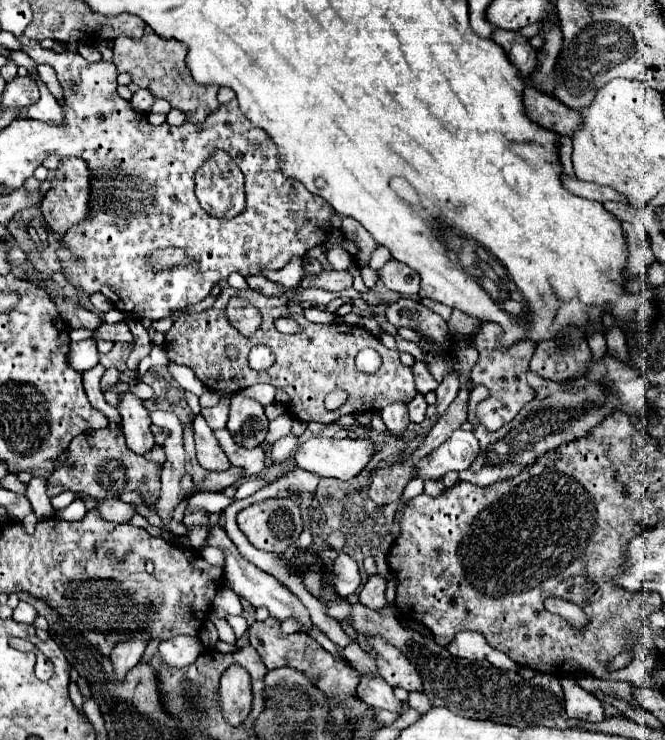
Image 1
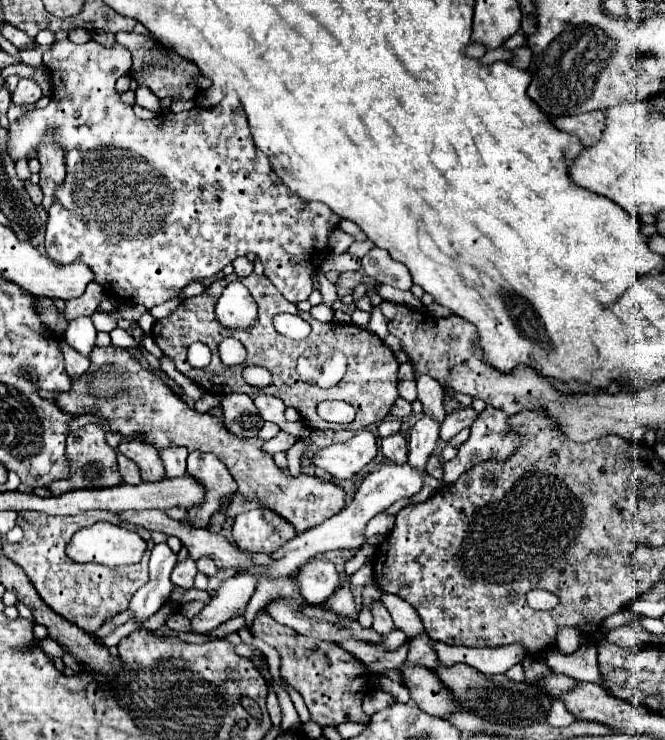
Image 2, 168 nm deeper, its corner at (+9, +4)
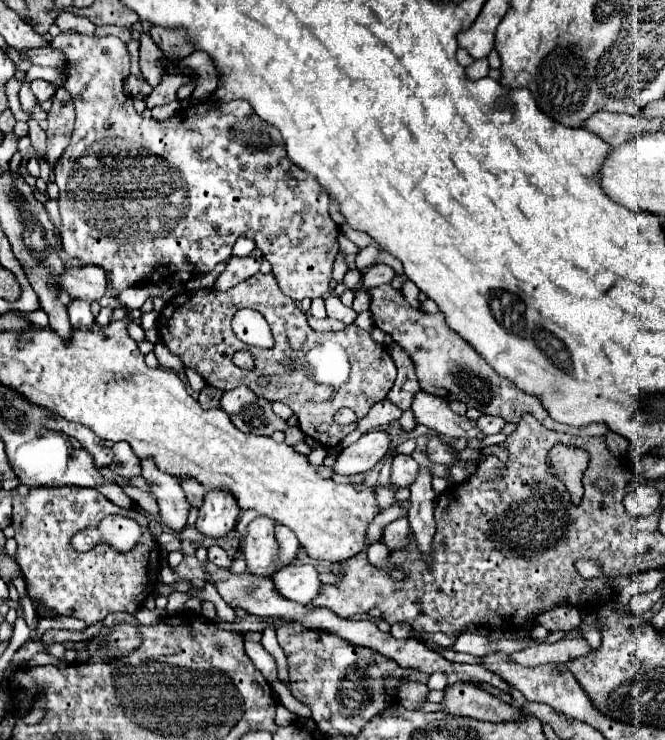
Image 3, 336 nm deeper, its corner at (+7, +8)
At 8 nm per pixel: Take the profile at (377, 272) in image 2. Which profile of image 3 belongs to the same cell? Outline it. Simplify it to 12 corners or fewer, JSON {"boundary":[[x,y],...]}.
{"boundary":[[368,245],[356,255],[356,269],[364,271],[378,259],[378,247]]}

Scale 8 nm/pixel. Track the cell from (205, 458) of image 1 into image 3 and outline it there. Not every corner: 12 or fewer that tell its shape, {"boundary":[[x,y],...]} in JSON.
{"boundary":[[206,491],[196,529],[226,537],[240,517],[226,491]]}

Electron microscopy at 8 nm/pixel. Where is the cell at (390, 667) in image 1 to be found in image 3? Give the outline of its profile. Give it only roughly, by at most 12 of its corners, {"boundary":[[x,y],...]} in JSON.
{"boundary":[[448,687],[442,707],[478,721],[524,721],[484,689]]}

